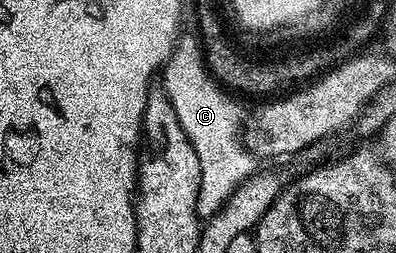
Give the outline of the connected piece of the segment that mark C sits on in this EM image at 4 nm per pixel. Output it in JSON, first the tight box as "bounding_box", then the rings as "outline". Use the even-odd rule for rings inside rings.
{"bounding_box":[163,34,255,217],"outline":[[[182,34],[169,62],[163,68],[163,90],[179,117],[179,125],[199,157],[199,201],[197,214],[201,217],[215,215],[235,193],[245,179],[254,174],[255,156],[245,146],[243,115],[238,100],[222,87],[205,63],[203,44],[196,34]]]}

